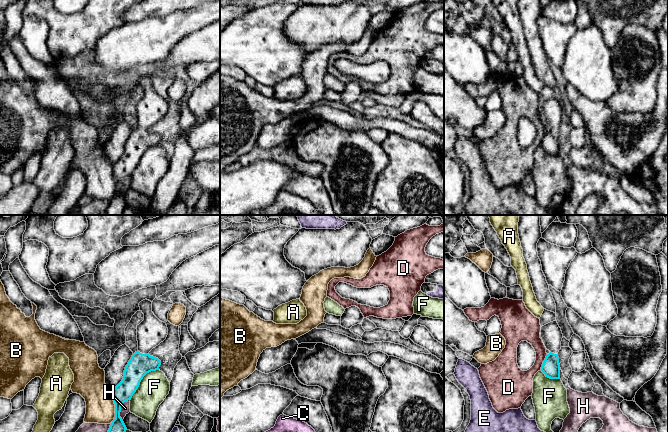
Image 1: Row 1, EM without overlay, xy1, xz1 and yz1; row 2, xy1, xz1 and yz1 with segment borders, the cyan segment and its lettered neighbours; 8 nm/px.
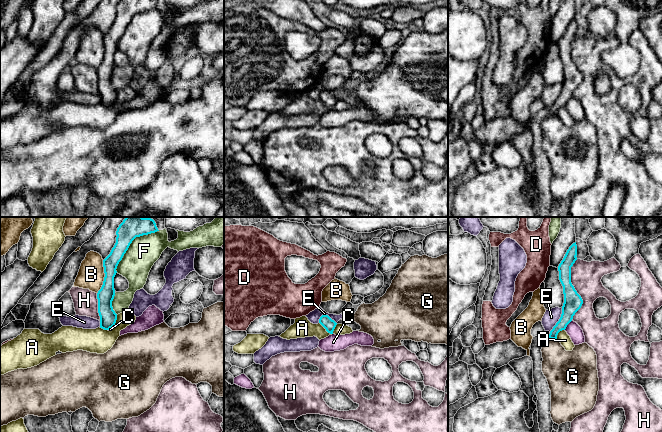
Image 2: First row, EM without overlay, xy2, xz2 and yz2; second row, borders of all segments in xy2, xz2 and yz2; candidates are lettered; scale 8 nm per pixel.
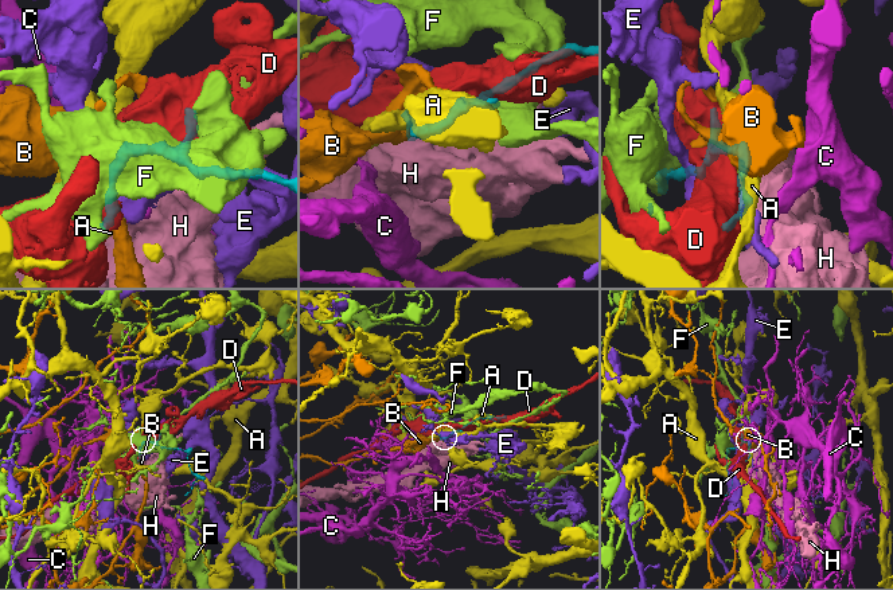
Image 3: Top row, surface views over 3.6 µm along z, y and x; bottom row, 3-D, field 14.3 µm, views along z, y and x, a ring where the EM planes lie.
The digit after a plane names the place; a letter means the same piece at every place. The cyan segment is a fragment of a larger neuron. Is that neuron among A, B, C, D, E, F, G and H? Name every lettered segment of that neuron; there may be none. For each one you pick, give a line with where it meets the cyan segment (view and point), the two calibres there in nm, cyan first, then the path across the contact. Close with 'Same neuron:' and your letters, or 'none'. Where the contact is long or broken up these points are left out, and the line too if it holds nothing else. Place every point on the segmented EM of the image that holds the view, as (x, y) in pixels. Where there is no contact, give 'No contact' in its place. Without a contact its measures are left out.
Same neuron: none

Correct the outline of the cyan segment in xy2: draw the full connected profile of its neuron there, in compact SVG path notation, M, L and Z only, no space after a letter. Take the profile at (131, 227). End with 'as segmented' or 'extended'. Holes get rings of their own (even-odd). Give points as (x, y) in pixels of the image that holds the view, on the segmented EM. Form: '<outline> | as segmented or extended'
M126 217L116 231L116 243L110 254L103 260L104 281L97 293L98 313L100 316L100 328L109 330L117 320L117 314L113 310L112 301L115 296L114 277L116 269L130 244L136 237L148 235L159 231L156 223L151 218Z | as segmented

